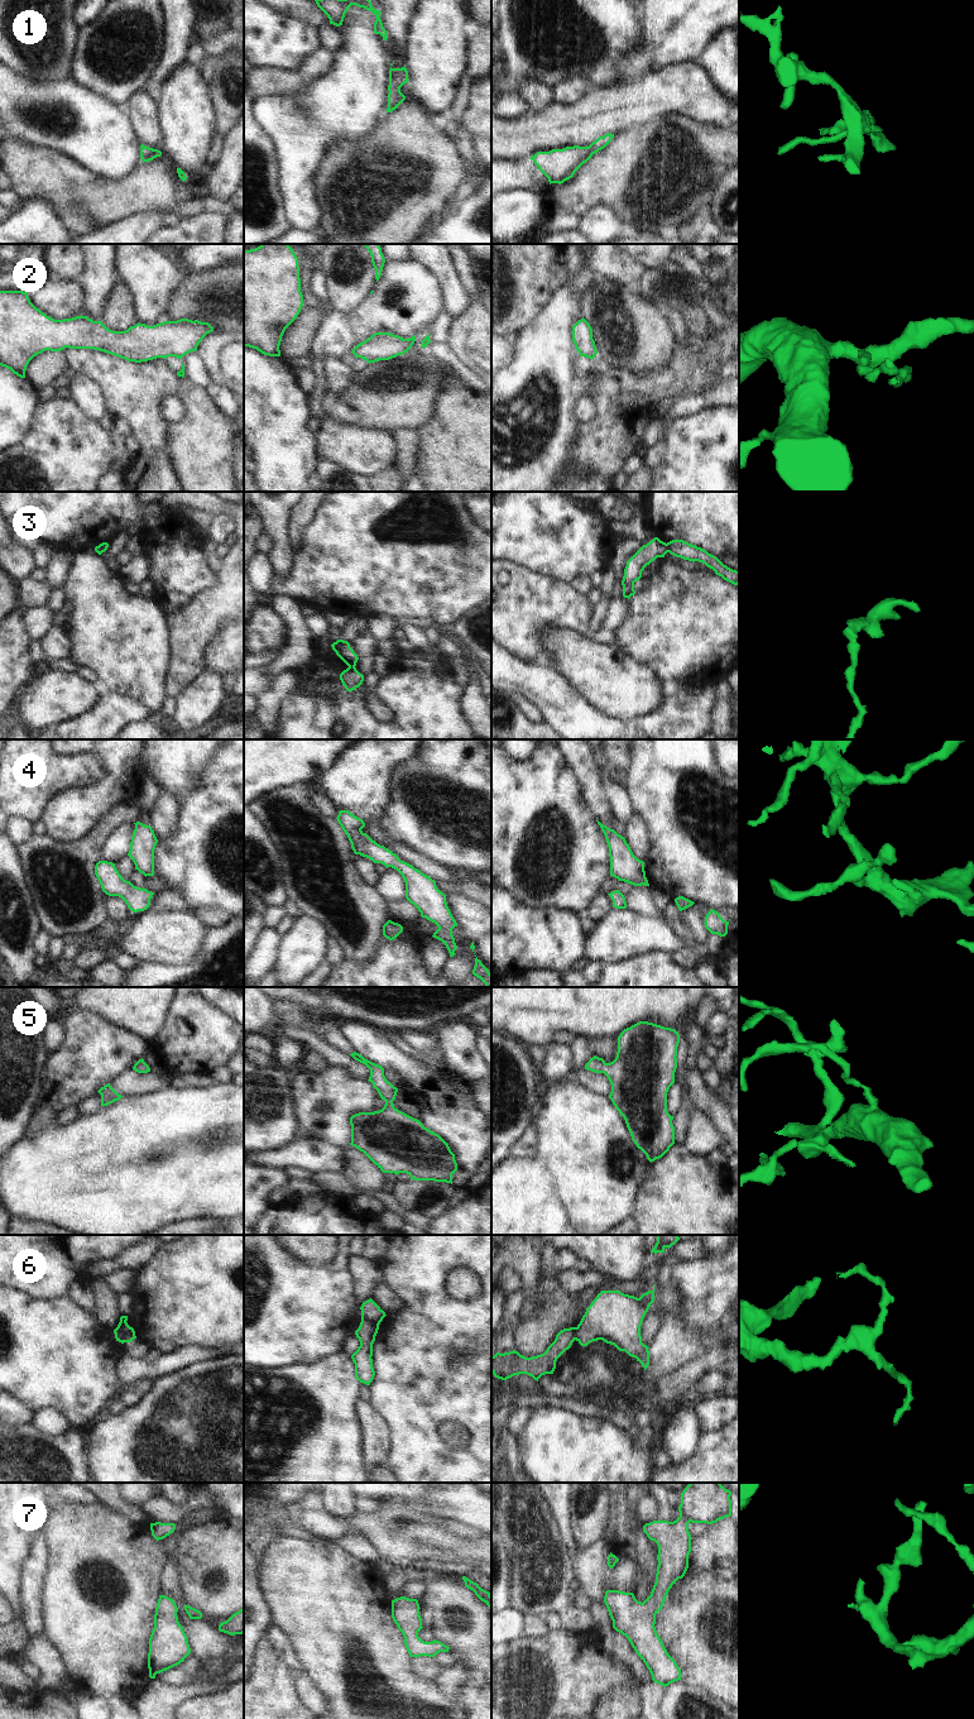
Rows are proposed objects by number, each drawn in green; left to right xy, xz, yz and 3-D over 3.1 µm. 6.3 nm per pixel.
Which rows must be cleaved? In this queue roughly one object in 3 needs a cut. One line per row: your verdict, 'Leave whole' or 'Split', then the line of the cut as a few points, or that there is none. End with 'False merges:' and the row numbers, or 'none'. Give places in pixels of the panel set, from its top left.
1: Leave whole. No split
2: Split. Split along xz (430, 341), (425, 339), (422, 343)
3: Split. Split along yz (666, 544), (667, 551)
4: Leave whole. No split
5: Leave whole. No split
6: Split. Split along xz (361, 1318), (378, 1325)
7: Leave whole. No split
False merges: 2, 3, 6

